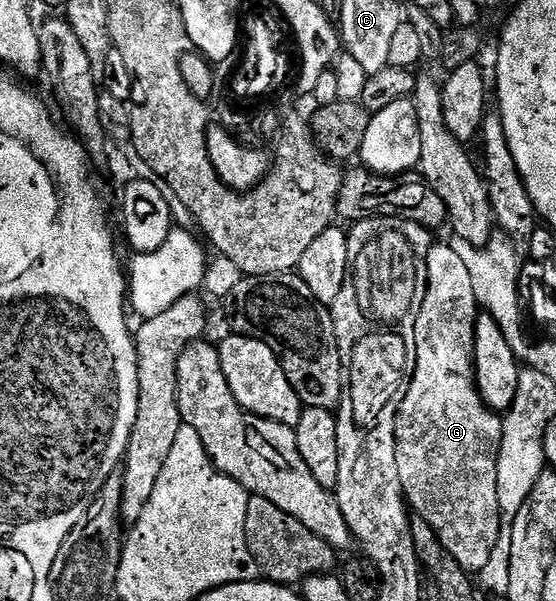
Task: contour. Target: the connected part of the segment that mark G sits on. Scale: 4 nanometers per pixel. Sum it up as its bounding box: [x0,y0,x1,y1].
[392,242,502,573]

